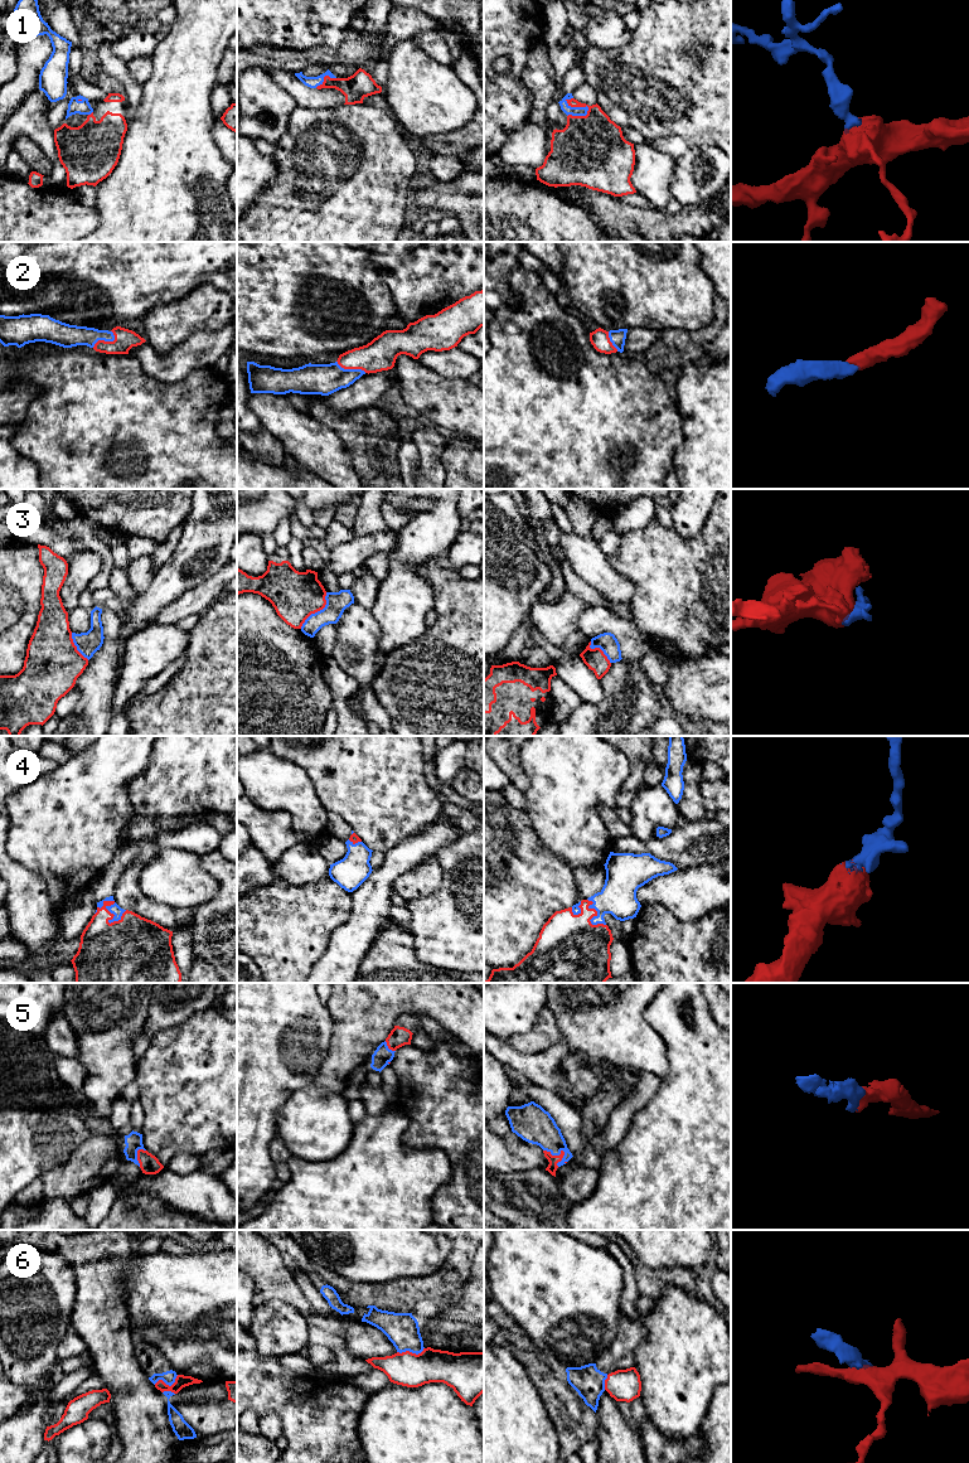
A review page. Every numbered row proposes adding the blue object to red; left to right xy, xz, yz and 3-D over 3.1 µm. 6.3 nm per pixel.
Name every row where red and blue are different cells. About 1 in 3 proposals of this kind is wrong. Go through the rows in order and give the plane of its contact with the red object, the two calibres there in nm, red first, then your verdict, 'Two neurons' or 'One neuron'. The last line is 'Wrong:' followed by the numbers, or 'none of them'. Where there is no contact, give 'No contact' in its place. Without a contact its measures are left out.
1: Touches red in yz. Thickness 380 nm (red) against 60 nm. One neuron
2: Touches red in xy. Thickness 140 nm (red) against 140 nm. One neuron
3: Touches red in xz. Thickness 300 nm (red) against 140 nm. Two neurons
4: Touches red in xy. Thickness 420 nm (red) against 70 nm. One neuron
5: Touches red in yz. Thickness 70 nm (red) against 240 nm. One neuron
6: Touches red in xz. Thickness 220 nm (red) against 220 nm. Two neurons
Wrong: 3, 6

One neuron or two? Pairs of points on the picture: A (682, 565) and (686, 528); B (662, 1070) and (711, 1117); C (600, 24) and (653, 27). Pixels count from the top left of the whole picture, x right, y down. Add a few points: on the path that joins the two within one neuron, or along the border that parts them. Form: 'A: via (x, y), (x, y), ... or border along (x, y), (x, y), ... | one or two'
A: border along (707, 519), (692, 538), (683, 538), (672, 526) | two
B: border along (665, 1045), (668, 1074), (662, 1080) | two
C: border along (631, 30), (631, 38), (625, 44), (606, 48) | two

